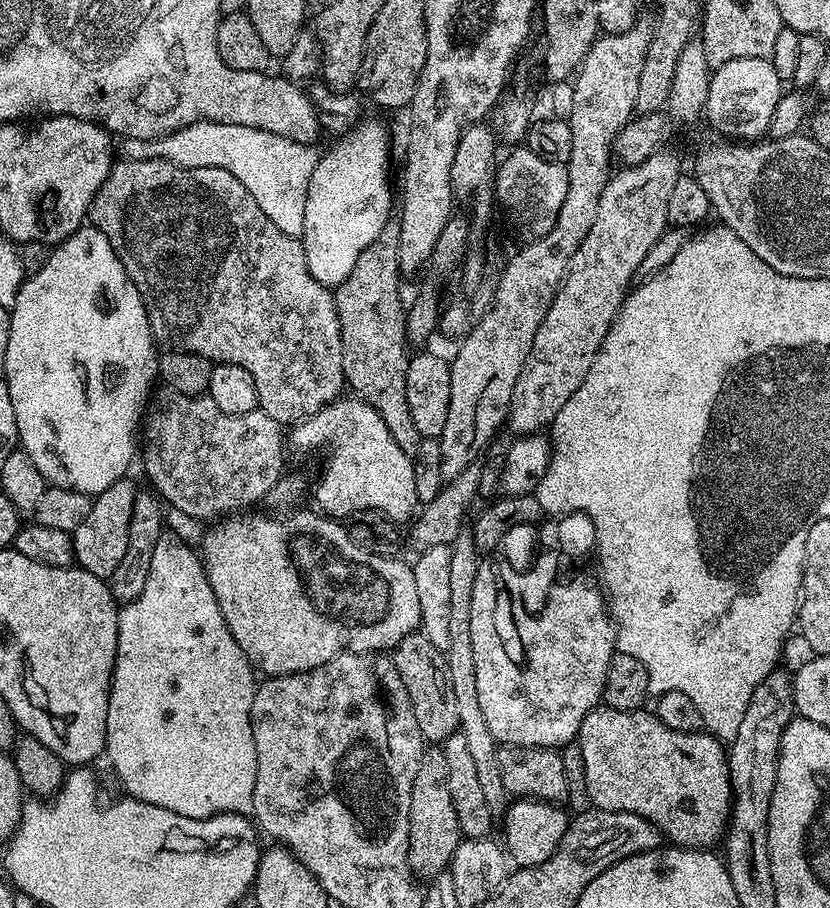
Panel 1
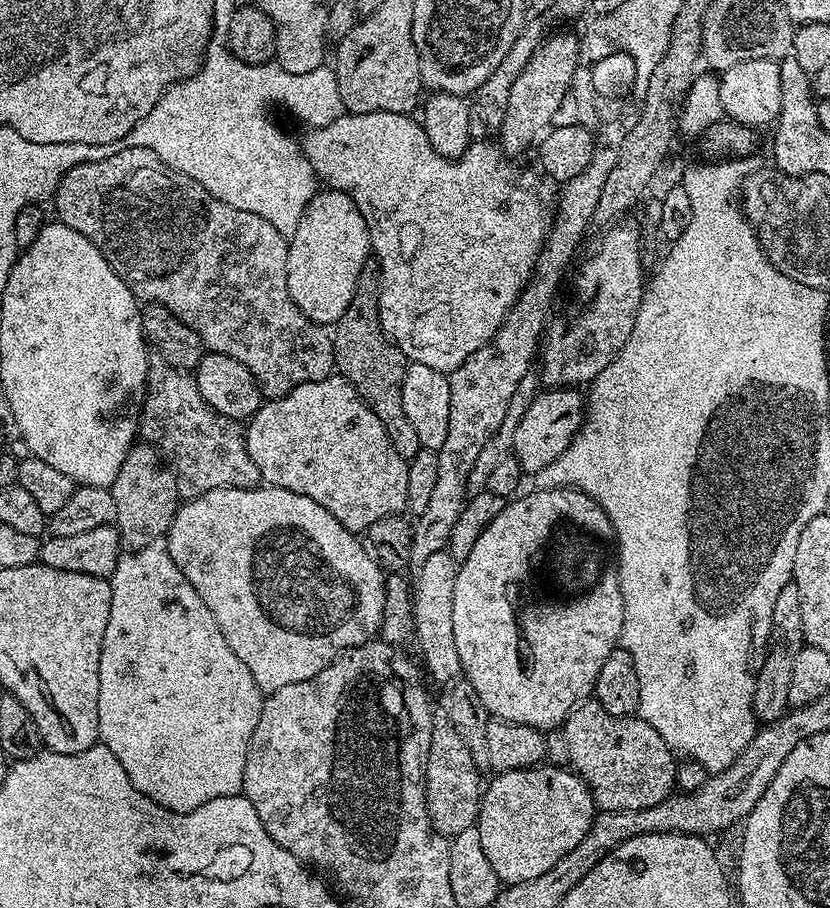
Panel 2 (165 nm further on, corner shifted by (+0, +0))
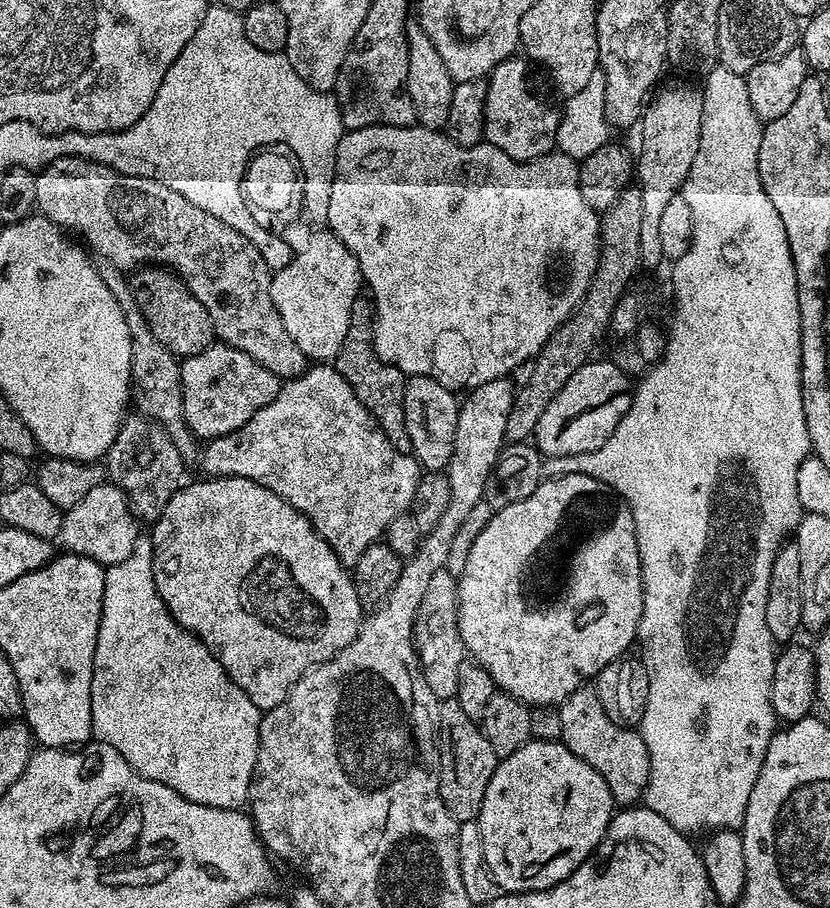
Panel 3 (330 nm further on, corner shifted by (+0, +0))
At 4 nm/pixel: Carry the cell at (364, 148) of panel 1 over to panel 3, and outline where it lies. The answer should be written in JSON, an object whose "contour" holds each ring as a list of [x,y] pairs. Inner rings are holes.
{"contour":[[[330,230],[316,232],[304,244],[304,249],[293,255],[291,262],[284,268],[275,269],[272,281],[270,282],[270,298],[282,314],[282,326],[298,342],[298,350],[307,356],[312,362],[335,361],[338,350],[346,338],[346,330],[352,325],[352,307],[362,292],[362,277],[358,258],[339,240]]]}

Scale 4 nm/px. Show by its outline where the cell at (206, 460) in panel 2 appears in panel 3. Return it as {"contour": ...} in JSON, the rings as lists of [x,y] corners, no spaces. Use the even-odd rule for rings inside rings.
{"contour":[[[104,262],[99,265],[100,277],[106,286],[110,286],[110,294],[122,306],[122,314],[126,318],[126,326],[130,330],[130,374],[132,375],[131,403],[139,415],[147,416],[156,424],[162,425],[166,434],[174,442],[178,454],[185,462],[192,462],[198,456],[198,438],[184,421],[182,410],[182,378],[180,377],[180,360],[154,338],[146,318],[142,318],[140,304],[128,285],[128,276],[121,269]]]}

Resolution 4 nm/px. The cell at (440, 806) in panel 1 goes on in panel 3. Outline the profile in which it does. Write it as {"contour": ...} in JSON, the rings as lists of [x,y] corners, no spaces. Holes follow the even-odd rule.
{"contour":[[[455,698],[439,701],[436,718],[442,802],[457,822],[476,820],[482,810],[482,798],[486,798],[486,786],[490,786],[490,778],[498,763],[494,746],[490,746],[484,729],[470,718],[470,714],[466,714],[466,710],[462,710]]]}

